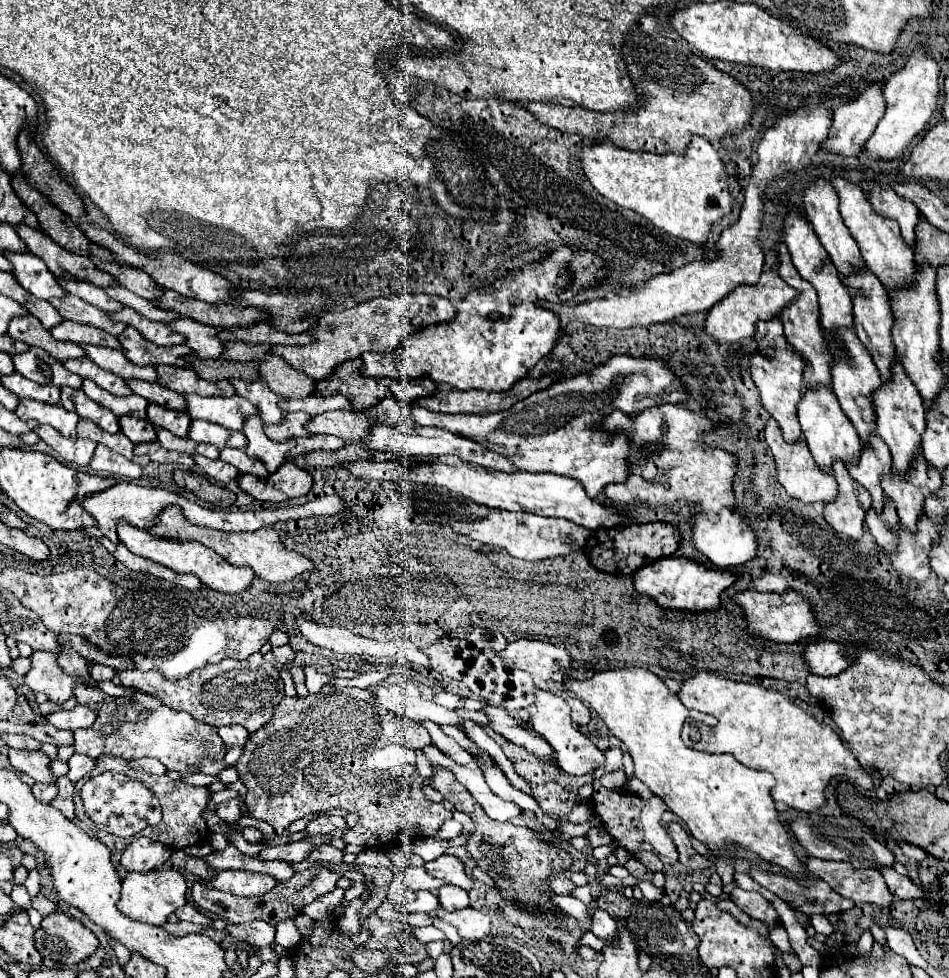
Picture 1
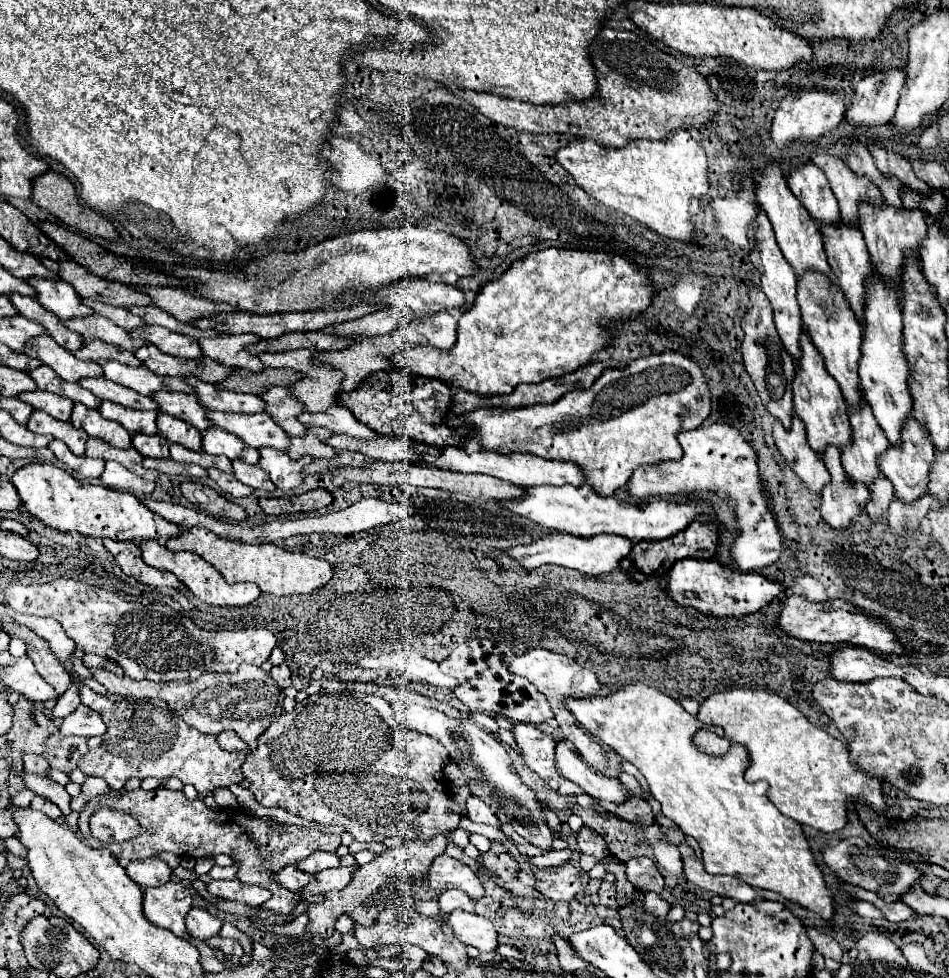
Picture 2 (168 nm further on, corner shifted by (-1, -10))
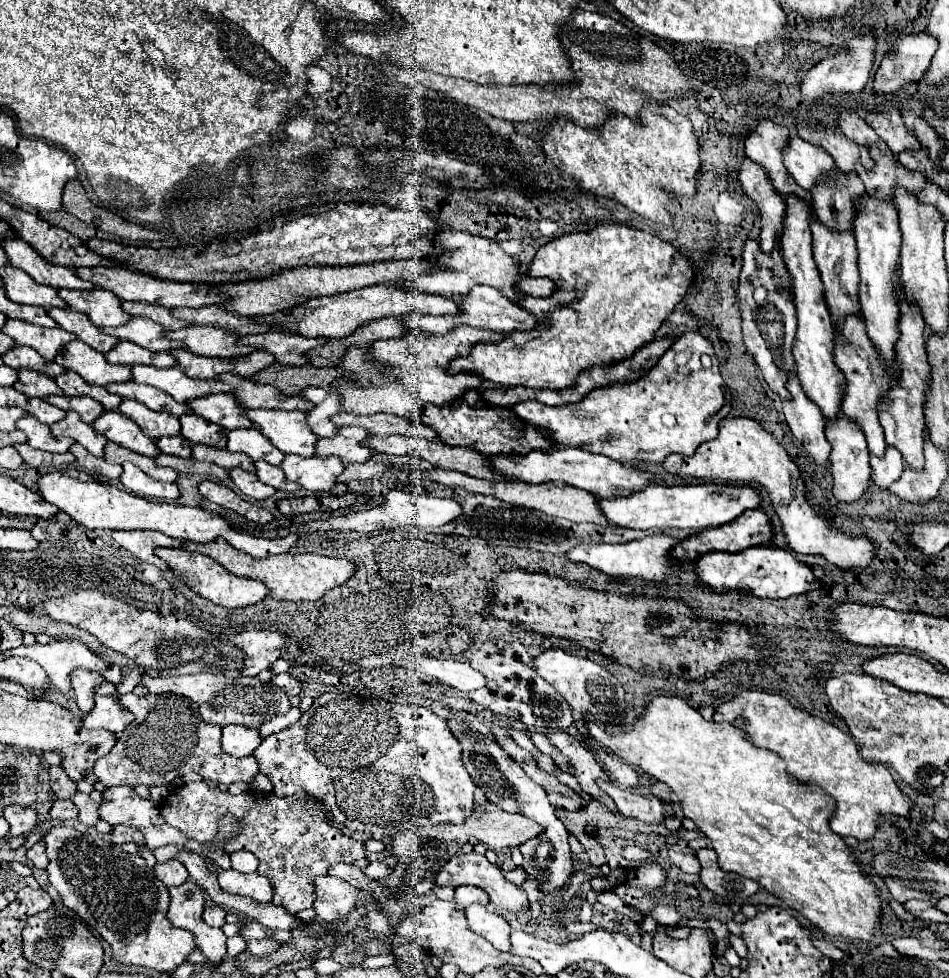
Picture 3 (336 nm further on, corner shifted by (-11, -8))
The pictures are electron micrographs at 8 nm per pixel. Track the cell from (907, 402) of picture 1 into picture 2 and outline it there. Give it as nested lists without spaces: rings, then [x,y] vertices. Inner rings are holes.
[[[874,272],[874,284],[870,284],[870,292],[866,292],[862,338],[864,338],[860,344],[862,356],[858,362],[860,386],[890,444],[898,446],[902,424],[912,414],[912,396],[908,388],[908,362],[902,354],[902,304],[900,296],[894,296],[894,292],[890,292],[886,284],[878,280],[878,272]]]

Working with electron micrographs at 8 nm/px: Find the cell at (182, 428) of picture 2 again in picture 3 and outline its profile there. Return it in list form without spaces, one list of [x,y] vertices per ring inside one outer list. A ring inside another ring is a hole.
[[[196,414],[180,416],[180,426],[182,426],[180,434],[192,444],[206,444],[206,446],[214,446],[214,448],[226,446],[226,440],[228,440],[226,432],[212,422],[198,418]]]

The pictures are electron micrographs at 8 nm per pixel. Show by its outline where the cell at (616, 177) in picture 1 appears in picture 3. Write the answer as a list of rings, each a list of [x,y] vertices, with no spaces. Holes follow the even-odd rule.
[[[646,106],[640,114],[640,124],[614,114],[600,130],[580,128],[560,118],[544,134],[542,148],[548,158],[562,172],[576,178],[582,188],[612,198],[658,224],[670,224],[666,210],[670,196],[696,194],[696,176],[702,166],[694,128],[690,120],[672,106]]]

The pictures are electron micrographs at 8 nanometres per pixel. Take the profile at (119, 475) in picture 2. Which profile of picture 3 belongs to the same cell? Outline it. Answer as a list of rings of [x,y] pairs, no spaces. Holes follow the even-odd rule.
[[[124,462],[122,468],[124,468],[124,472],[120,476],[120,482],[126,492],[132,492],[132,494],[144,496],[144,498],[162,498],[162,500],[178,498],[176,484],[164,484],[164,482],[152,480],[142,470],[138,470],[132,462]]]

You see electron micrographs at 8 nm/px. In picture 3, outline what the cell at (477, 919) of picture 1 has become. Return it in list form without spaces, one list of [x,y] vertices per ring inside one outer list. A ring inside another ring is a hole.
[[[476,904],[466,908],[466,918],[474,934],[480,934],[482,938],[486,938],[500,952],[510,950],[510,926],[500,914],[490,912],[486,906]]]

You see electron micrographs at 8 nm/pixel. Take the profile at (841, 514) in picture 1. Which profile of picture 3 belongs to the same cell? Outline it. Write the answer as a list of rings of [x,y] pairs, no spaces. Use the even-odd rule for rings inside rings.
[[[840,412],[840,418],[836,418],[836,422],[832,422],[832,426],[826,426],[826,438],[832,444],[830,472],[834,476],[834,490],[832,490],[834,498],[838,502],[860,500],[872,478],[872,468],[868,462],[868,448],[864,442],[864,434],[860,434],[860,430],[856,430],[856,426],[852,426],[852,422],[848,422],[848,418],[844,418]]]

